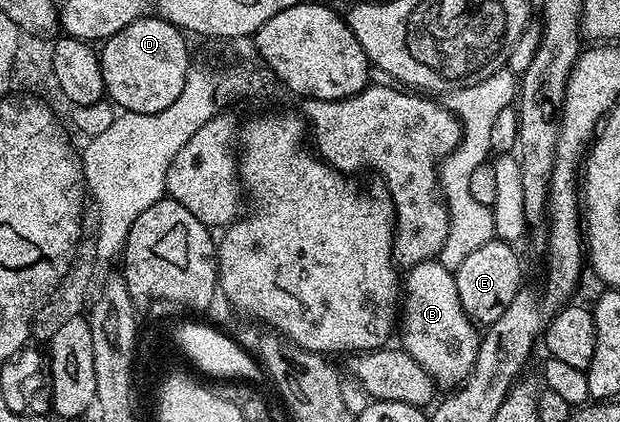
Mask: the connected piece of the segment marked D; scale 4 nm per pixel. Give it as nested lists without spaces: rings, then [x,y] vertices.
[[[147,17],[132,21],[132,25],[105,40],[100,47],[100,58],[108,99],[118,109],[132,113],[160,113],[160,109],[168,109],[180,97],[192,66],[185,38],[167,19]]]

